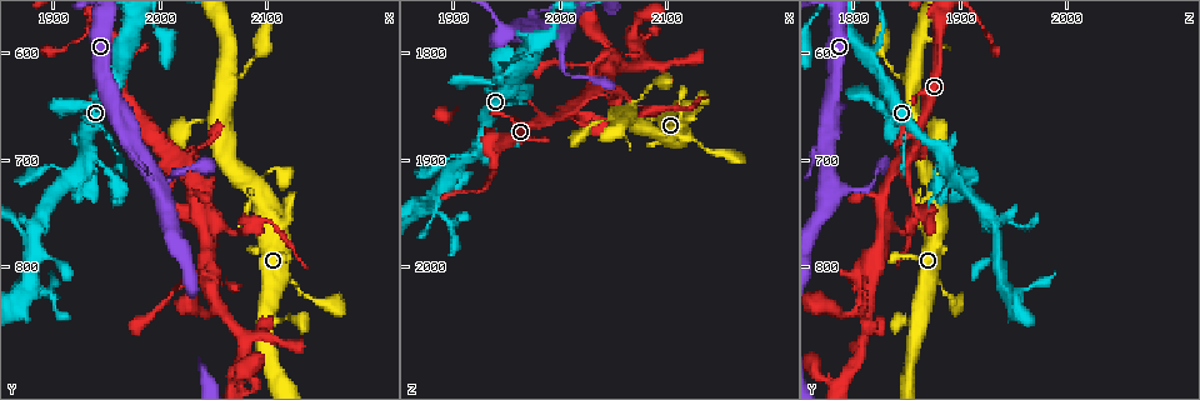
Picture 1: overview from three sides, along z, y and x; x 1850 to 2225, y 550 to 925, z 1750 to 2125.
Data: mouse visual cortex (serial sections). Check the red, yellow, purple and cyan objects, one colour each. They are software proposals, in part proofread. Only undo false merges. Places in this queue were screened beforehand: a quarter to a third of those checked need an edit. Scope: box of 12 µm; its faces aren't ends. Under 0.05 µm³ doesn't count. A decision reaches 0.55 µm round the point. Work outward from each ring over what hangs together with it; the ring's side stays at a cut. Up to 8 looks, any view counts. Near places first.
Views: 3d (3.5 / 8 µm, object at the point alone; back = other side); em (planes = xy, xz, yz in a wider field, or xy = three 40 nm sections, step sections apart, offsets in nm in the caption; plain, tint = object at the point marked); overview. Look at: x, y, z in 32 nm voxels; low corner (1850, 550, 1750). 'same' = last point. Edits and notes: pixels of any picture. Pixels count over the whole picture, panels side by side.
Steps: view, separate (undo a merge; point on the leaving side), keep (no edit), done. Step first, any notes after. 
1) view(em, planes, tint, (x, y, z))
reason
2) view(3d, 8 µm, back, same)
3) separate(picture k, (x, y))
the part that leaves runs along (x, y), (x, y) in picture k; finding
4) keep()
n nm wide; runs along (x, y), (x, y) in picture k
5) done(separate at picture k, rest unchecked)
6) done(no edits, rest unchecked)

view(3d, 3.5 µm, (2036, 812, 1814))
thin neck

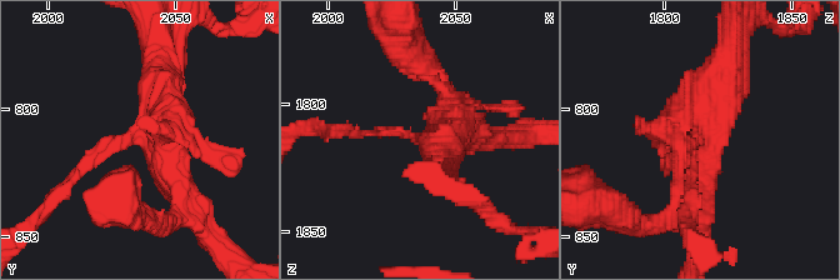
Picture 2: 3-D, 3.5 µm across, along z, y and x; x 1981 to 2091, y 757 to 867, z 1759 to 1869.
view(em, xy, step 2, tint, (2036, 812, 1816))

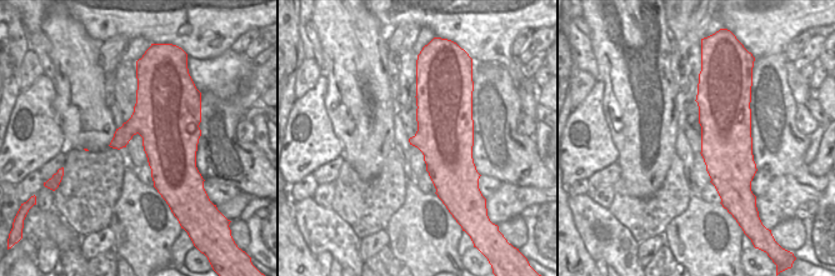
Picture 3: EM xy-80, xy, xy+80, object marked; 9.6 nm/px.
keep()
runs along (729, 46), (694, 139), (694, 204) in picture 2; continuous, no second cell

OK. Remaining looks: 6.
view(3d, 3.5 µm, back, (2072, 766, 1850))
a narrow waist

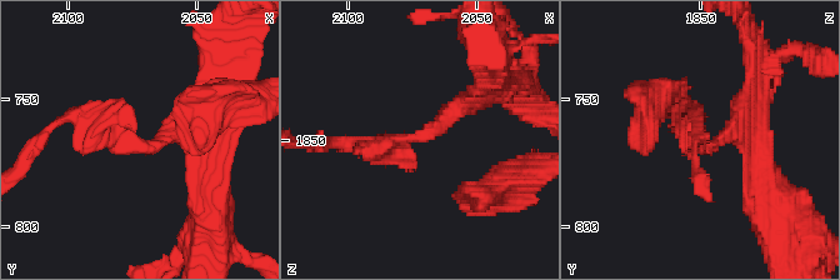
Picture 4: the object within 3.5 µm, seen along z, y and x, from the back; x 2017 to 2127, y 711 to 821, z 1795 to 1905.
view(em, xy, step 5, tint, (2073, 767, 1850))
arms of 250, 250 nm; shape alone is not enough

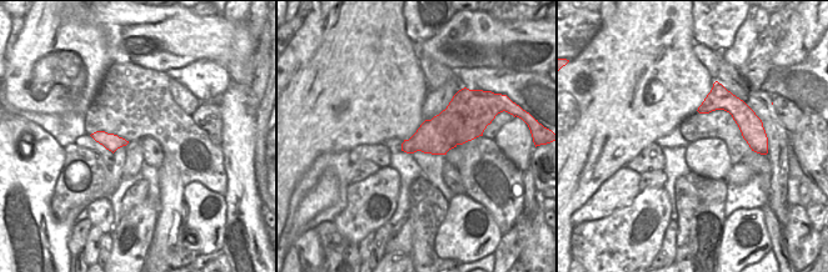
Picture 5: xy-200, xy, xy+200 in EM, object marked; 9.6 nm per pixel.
view(em, xy, step 1, tint, same)

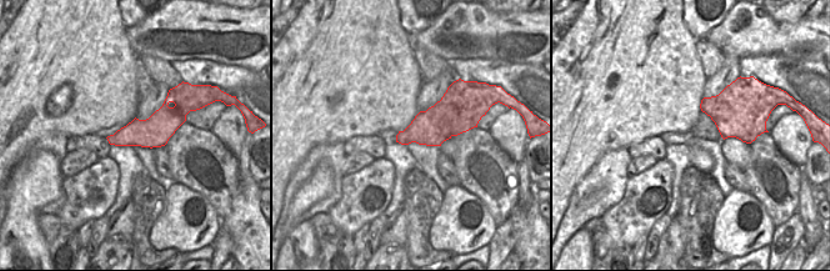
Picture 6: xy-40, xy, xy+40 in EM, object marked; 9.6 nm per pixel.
separate(picture 4, (413, 161))
the part that leaves runs along (440, 121), (379, 148), (333, 144) in picture 4; two cells meet here

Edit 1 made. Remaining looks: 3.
view(overview)

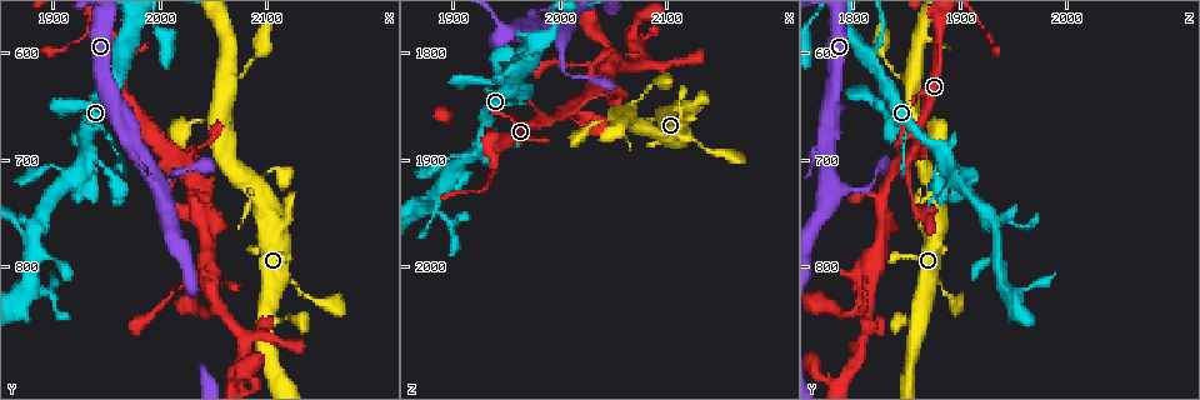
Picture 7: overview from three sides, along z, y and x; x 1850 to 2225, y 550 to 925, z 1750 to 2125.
view(3d, 3.5 µm, (1932, 692, 1886))
four or more arms meet

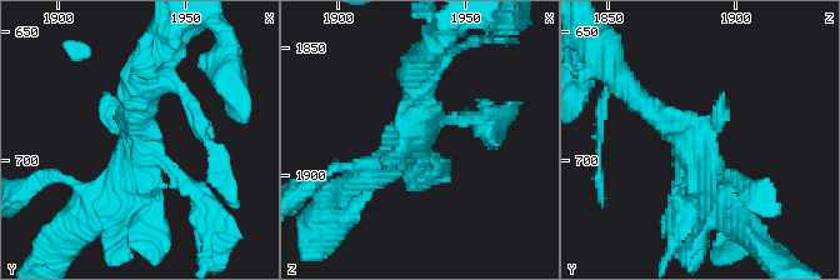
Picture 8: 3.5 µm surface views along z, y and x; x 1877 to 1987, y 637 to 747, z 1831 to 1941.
view(em, xy, step 3, tint, (1933, 694, 1883))

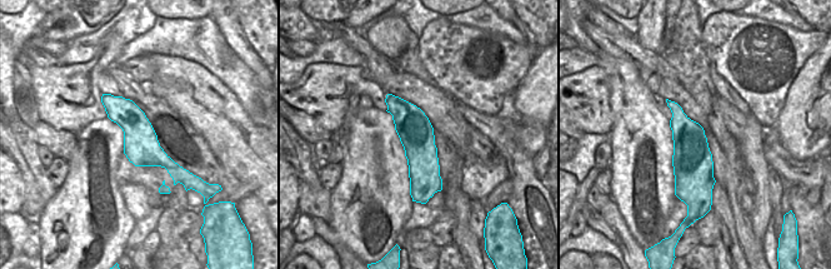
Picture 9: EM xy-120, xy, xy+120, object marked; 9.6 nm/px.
keep()
runs along (628, 89), (683, 131), (730, 204) in picture 8; continuous, no second cell

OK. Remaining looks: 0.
done(separate at picture 4, rest unchecked)

